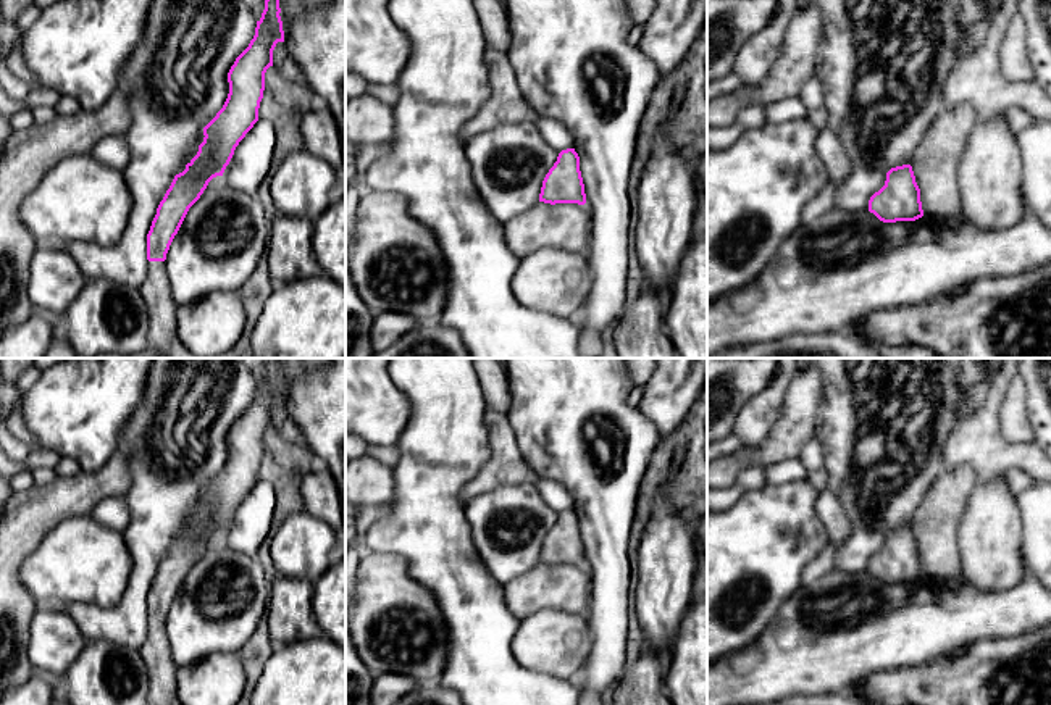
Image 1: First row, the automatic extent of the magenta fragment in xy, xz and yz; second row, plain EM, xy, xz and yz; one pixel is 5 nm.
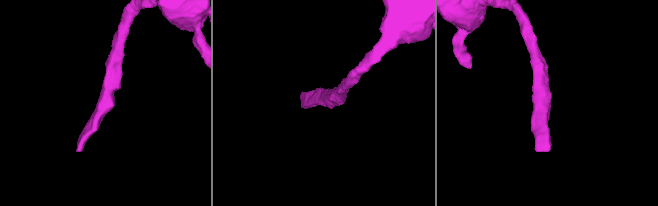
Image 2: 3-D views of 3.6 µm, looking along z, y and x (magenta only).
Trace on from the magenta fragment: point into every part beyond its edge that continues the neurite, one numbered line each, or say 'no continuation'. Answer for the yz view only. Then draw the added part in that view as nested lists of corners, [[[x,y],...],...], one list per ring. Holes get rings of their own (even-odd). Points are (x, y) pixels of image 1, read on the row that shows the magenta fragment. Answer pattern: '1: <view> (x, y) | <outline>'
1: yz (937, 160) | [[[969,103],[941,111],[915,150],[912,171],[922,210],[940,227],[956,231],[964,219],[959,166],[977,123],[977,111]]]

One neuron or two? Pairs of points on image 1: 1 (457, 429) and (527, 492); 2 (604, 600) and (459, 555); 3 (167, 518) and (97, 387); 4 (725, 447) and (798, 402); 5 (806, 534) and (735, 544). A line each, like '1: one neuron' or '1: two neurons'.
1: two neurons
2: two neurons
3: two neurons
4: two neurons
5: one neuron

